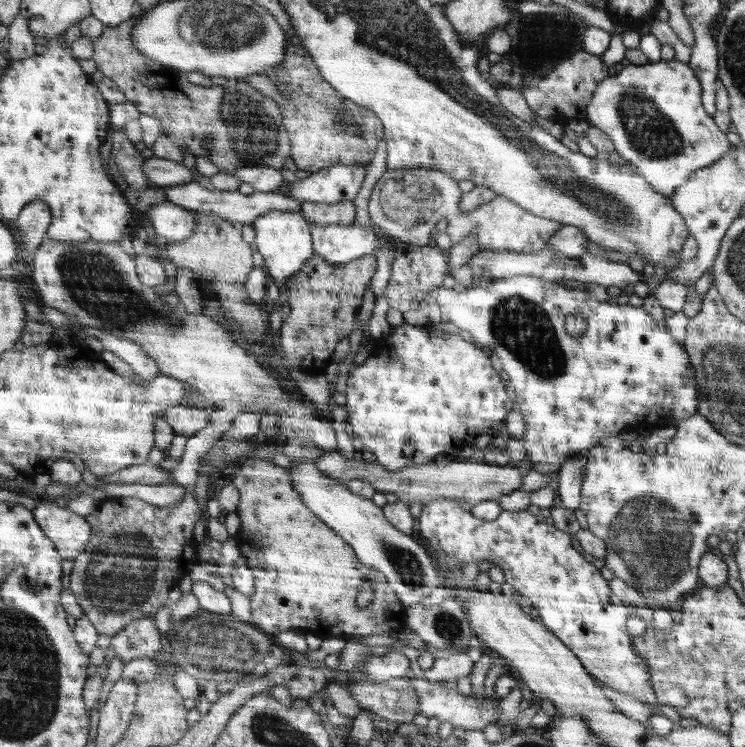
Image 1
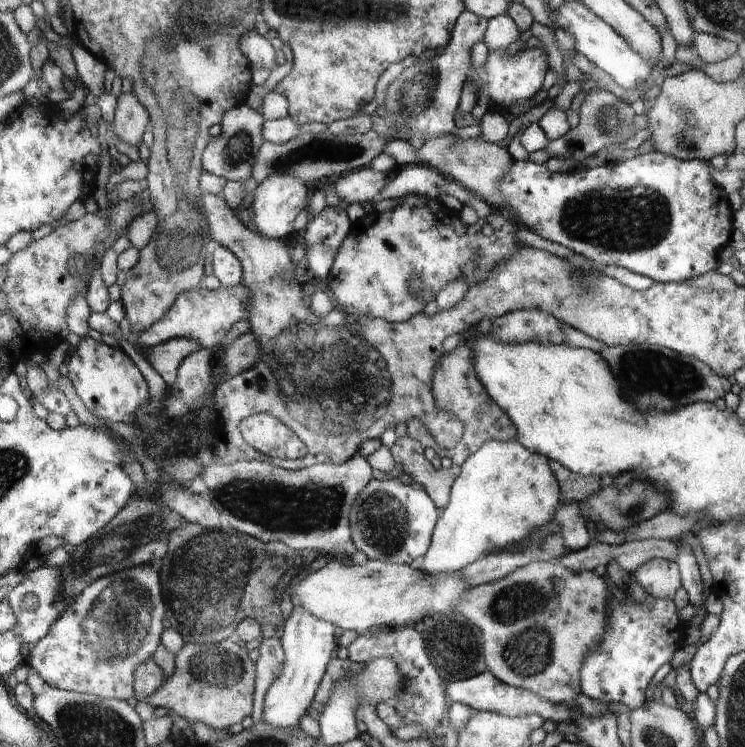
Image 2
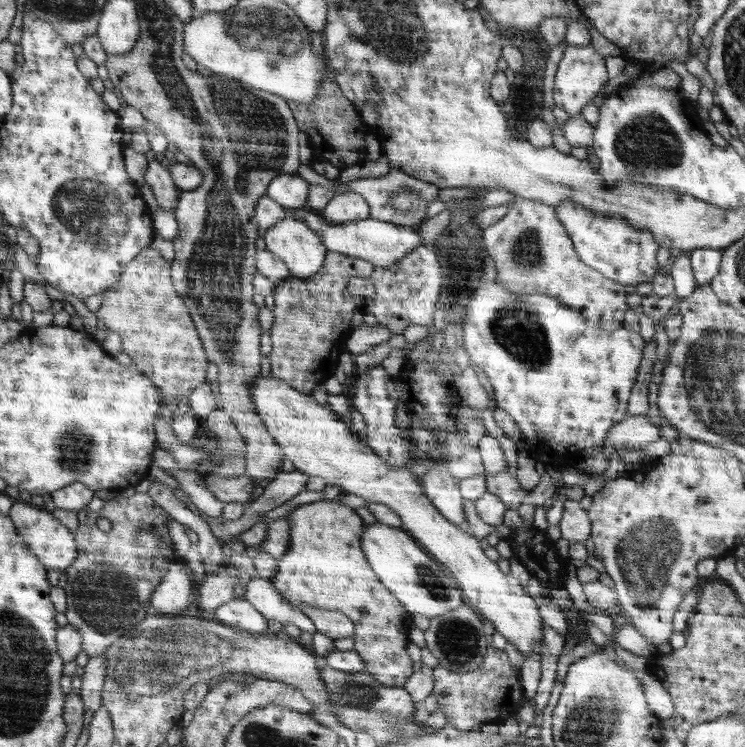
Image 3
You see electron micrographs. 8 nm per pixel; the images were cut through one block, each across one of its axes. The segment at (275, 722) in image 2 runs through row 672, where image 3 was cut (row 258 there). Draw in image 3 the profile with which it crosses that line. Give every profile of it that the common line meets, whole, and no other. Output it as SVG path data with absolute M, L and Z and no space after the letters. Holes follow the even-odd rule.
M291 216L280 220L265 231L266 249L281 258L290 276L314 276L326 260L328 248L306 222Z

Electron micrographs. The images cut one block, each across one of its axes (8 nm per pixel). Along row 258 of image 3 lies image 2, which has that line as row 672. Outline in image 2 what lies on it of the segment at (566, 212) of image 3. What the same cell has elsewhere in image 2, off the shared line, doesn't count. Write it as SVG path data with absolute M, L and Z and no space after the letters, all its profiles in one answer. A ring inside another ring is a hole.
M625 591L624 594L627 599L624 604L618 602L618 597L609 596L609 609L611 612L608 616L608 628L605 629L601 644L585 659L581 668L582 693L594 700L599 700L603 704L622 702L628 708L638 710L646 704L644 694L646 688L652 682L652 677L662 664L670 662L670 656L674 654L674 650L677 650L678 640L684 640L684 632L686 632L686 626L689 626L689 623L685 623L679 617L679 608L674 600L659 599L652 594L647 594L644 603L640 604L628 592Z

